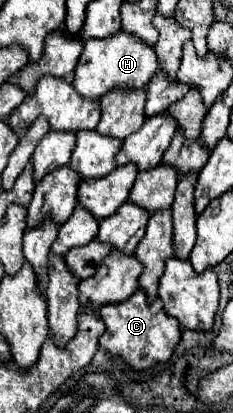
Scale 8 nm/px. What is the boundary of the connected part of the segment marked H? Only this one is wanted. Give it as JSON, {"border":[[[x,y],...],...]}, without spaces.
{"border":[[[119,32],[109,40],[85,40],[85,48],[79,56],[79,64],[73,74],[73,88],[79,92],[81,98],[99,100],[111,90],[141,90],[149,84],[151,76],[159,70],[155,60],[155,52],[143,40]]]}

